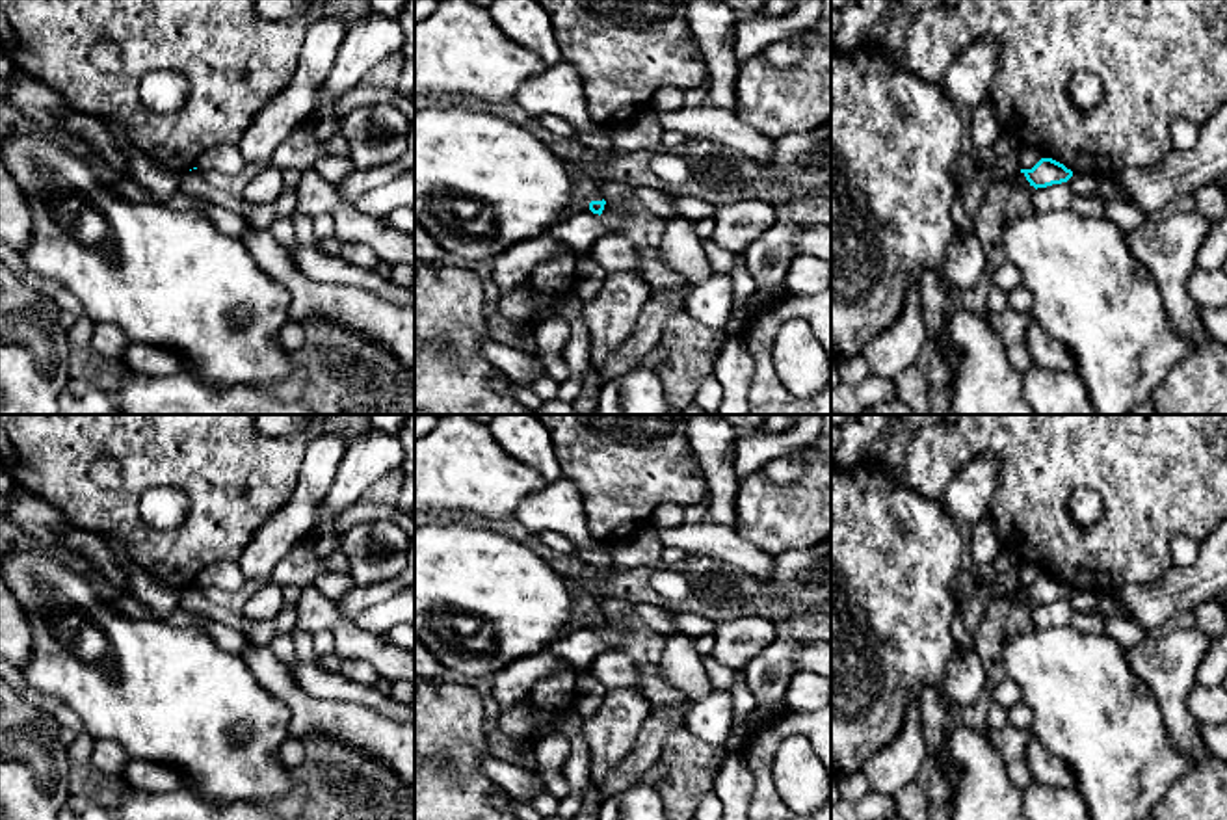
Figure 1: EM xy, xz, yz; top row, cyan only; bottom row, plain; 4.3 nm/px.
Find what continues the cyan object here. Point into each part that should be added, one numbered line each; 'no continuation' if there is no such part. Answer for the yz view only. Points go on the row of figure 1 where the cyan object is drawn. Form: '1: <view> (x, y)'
no continuation

